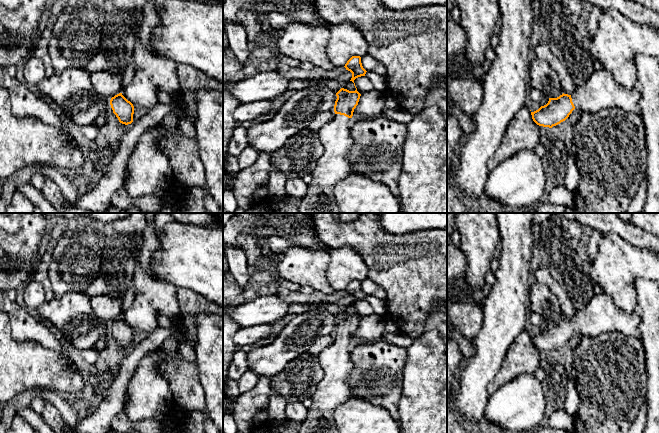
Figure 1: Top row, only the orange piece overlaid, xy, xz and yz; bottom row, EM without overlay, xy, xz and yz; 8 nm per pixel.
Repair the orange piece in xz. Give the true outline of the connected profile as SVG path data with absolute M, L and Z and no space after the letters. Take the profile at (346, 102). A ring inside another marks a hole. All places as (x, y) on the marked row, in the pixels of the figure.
M341 88L336 93L336 96L334 118L324 124L318 131L318 136L324 147L324 153L318 159L311 173L313 180L308 185L306 196L300 202L299 213L339 213L339 208L333 197L333 187L348 177L352 170L352 165L349 161L349 152L354 146L354 140L351 136L349 119L353 116L361 94L357 91L357 88L355 91Z

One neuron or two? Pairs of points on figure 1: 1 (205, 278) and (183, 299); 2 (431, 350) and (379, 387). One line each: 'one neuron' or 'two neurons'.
1: two neurons
2: two neurons

